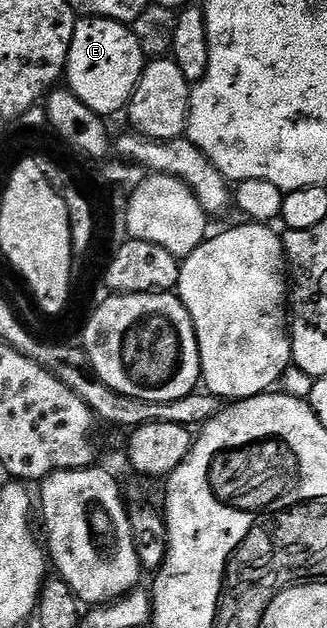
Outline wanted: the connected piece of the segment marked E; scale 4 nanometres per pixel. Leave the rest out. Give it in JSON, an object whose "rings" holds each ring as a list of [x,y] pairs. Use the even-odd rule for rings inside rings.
{"rings":[[[84,16],[82,19],[76,20],[67,56],[65,81],[71,92],[77,95],[77,99],[81,99],[81,103],[85,103],[85,107],[89,107],[89,111],[93,111],[104,119],[111,119],[114,113],[122,114],[130,105],[131,96],[135,94],[139,80],[143,78],[144,64],[143,48],[130,24],[114,21],[108,17]]]}

